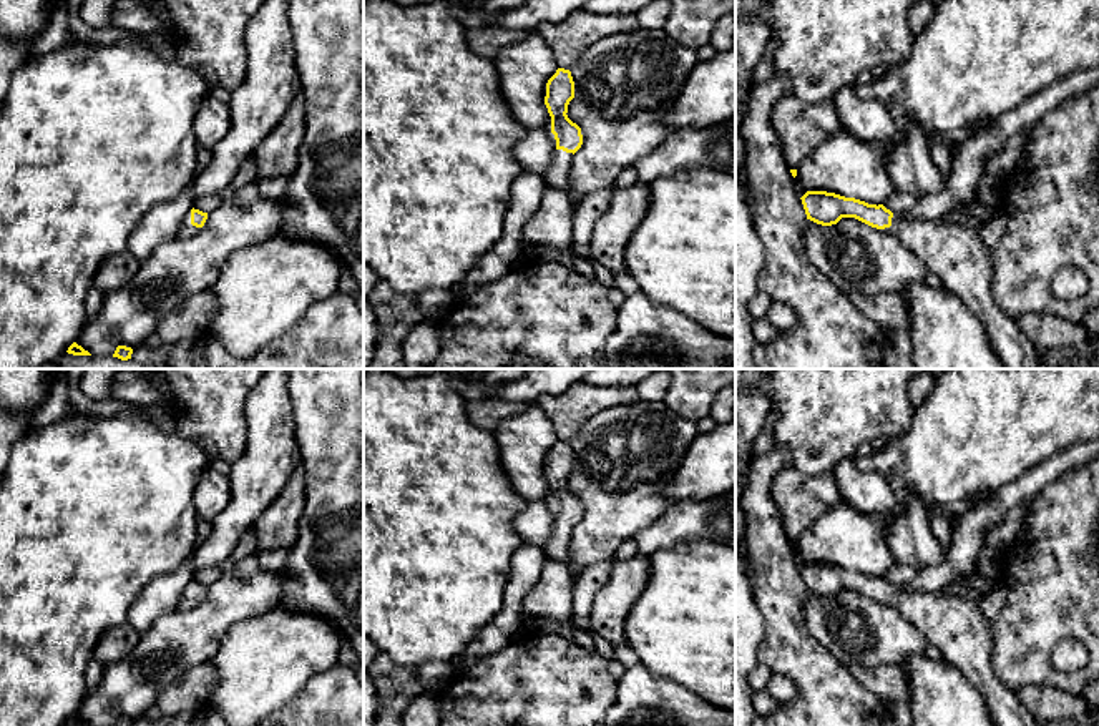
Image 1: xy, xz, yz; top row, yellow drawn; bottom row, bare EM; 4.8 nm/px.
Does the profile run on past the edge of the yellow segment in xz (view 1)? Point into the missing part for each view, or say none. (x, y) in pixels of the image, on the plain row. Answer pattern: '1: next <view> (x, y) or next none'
1: next xz (558, 549)

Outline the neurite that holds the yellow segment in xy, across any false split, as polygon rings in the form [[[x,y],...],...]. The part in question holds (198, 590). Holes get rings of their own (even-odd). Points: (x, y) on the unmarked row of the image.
[[[193,580],[181,596],[179,608],[196,608],[204,598],[206,591],[208,585]]]

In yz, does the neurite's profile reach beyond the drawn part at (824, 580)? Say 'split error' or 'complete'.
split error

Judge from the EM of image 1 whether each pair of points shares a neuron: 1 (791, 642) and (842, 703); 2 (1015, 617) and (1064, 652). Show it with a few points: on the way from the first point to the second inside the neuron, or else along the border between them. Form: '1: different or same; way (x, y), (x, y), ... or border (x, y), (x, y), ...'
1: same; way (801, 657), (827, 688)
2: different; border (1081, 642), (1061, 638), (1053, 648), (1046, 672)

